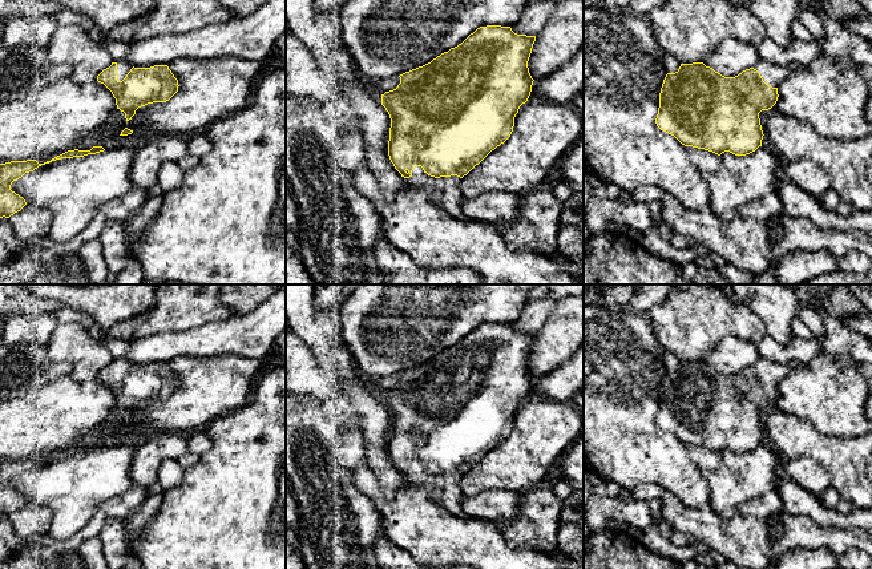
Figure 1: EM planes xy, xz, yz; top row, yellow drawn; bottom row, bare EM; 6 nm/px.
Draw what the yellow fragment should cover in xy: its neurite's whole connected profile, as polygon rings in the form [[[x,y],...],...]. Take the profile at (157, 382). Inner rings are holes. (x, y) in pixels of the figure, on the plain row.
[[[125,358],[112,360],[97,374],[97,379],[112,390],[126,419],[141,404],[169,399],[179,384],[167,363],[134,366]]]

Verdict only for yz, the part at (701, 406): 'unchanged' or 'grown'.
grown

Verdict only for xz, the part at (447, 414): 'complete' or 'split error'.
split error

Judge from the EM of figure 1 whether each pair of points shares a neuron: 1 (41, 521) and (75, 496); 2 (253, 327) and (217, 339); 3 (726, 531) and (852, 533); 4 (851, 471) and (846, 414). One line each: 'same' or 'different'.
1: different
2: same
3: same
4: different

